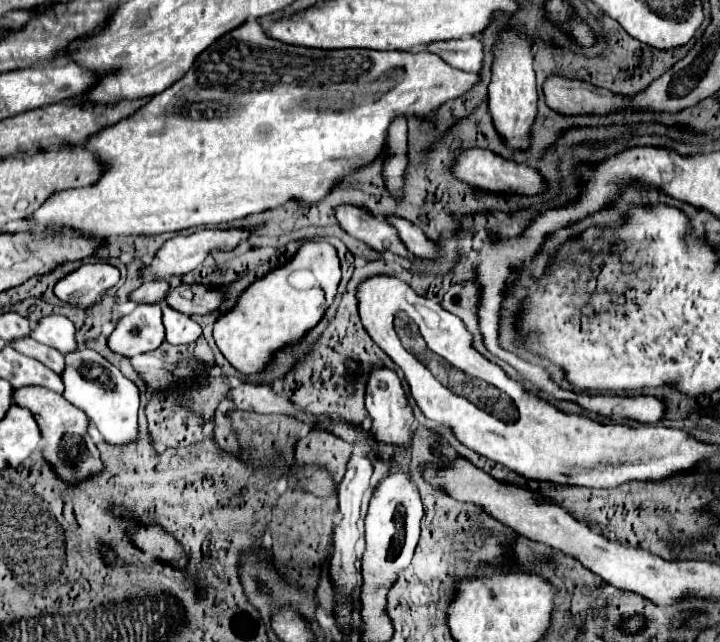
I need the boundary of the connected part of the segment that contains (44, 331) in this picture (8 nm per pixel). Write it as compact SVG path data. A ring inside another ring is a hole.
M43 316L31 330L31 338L57 348L61 354L75 350L75 326L65 316Z

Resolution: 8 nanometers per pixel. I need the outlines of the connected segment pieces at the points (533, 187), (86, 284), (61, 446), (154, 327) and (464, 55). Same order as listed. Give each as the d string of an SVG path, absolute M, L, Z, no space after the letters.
M469 148L469 150L461 152L461 156L457 158L457 164L453 166L453 174L465 182L483 186L487 190L509 190L509 192L517 192L517 194L525 194L525 196L543 194L547 188L547 180L539 170L523 166L523 164L507 162L501 156L497 156L489 150L481 150L481 148Z
M107 262L85 264L55 284L55 296L73 306L91 306L101 298L101 292L119 282L119 270Z
M23 386L23 388L15 390L15 404L31 410L33 418L37 420L37 424L41 428L43 454L65 482L81 482L81 480L89 478L91 474L97 474L103 470L99 450L87 436L89 420L83 410L77 410L61 394L55 394L43 386Z
M137 306L131 314L123 316L109 336L109 348L121 356L137 356L151 352L165 340L159 306Z
M473 36L449 42L435 42L429 46L429 50L439 54L445 62L459 70L479 72L483 66L483 42Z

